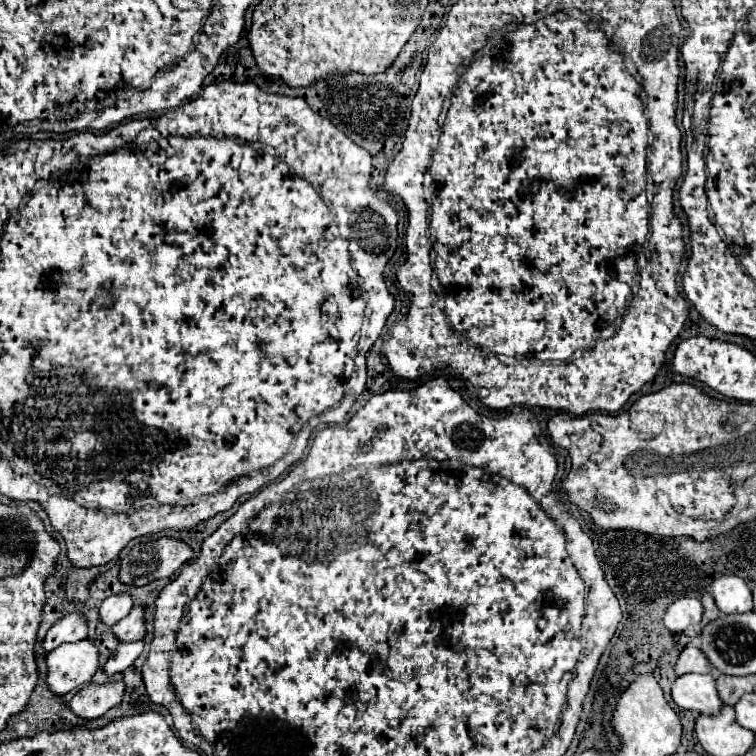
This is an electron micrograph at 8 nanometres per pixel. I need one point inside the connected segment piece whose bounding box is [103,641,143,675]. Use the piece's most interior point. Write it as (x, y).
(126, 653)

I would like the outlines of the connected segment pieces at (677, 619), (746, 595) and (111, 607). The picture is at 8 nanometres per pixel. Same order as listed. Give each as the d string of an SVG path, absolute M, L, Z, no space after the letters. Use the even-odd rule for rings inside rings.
M681 597L667 607L663 623L671 633L679 633L679 631L685 631L689 625L699 623L701 615L703 615L703 605L699 599Z
M721 575L713 579L711 595L723 613L747 613L753 609L751 589L737 575Z
M123 593L123 595L113 595L109 599L103 601L103 605L99 607L99 619L105 623L105 625L115 625L117 621L121 621L123 617L129 615L133 607L133 599L129 593Z

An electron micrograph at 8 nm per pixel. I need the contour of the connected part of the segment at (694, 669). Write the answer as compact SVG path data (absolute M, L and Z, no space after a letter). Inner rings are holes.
M687 643L679 653L675 673L713 673L713 667L711 663L707 663L707 659L703 659L703 653L699 653L699 647L695 643Z

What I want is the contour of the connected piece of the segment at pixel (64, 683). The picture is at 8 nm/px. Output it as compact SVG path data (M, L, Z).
M83 639L79 643L65 643L45 657L47 685L57 697L83 687L91 681L99 667L99 649L93 641Z

